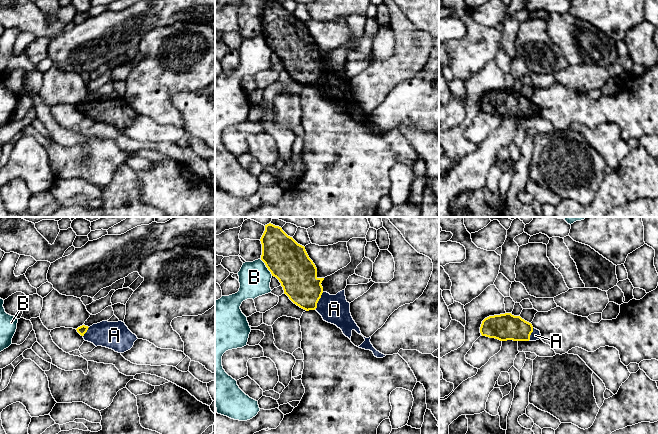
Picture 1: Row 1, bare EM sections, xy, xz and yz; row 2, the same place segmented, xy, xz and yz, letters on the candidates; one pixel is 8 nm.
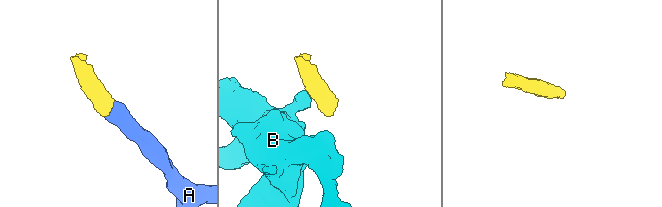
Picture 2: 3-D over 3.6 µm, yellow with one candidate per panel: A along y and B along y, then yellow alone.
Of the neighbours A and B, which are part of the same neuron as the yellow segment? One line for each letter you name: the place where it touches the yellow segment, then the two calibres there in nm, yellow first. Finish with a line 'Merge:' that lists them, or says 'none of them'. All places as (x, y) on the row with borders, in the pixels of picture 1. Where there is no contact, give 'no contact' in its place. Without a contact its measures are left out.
A: meets yellow in xz at (318, 300); 300 nm thick on the yellow side, 240 nm on the other
Merge: A

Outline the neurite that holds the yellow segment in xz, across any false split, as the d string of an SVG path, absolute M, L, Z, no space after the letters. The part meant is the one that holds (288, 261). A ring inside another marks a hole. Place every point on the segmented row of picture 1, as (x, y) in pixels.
M271 223L265 225L265 231L260 241L262 244L261 260L272 276L279 280L284 294L294 304L306 311L316 310L324 321L336 325L350 340L353 330L362 335L360 328L351 316L350 303L346 300L345 290L338 292L336 295L330 295L323 291L321 283L324 278L317 277L317 268L309 258L304 246L288 236L281 227Z

